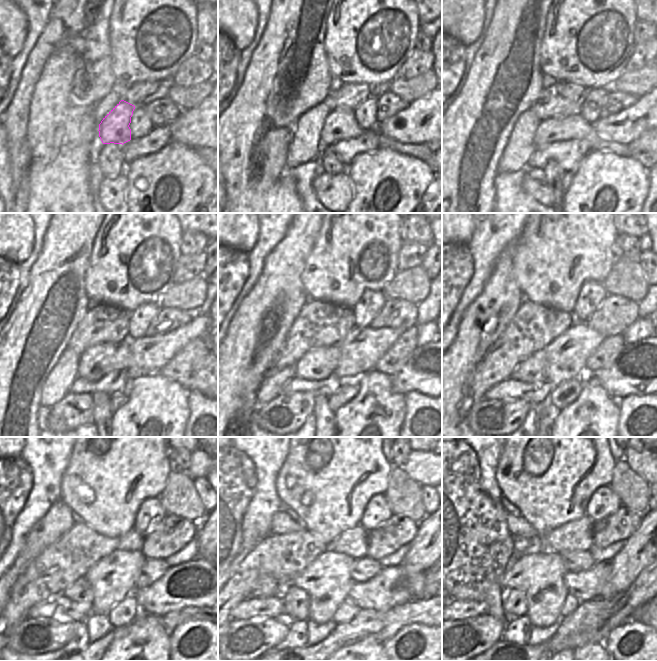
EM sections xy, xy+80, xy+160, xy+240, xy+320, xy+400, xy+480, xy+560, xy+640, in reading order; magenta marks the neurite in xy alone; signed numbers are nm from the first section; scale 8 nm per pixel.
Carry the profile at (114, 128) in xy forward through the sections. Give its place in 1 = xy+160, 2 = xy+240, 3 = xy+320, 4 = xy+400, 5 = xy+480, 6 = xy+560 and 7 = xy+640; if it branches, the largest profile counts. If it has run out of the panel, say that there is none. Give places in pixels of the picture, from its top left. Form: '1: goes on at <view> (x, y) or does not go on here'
1: goes on at xy+160 (551, 130)
2: goes on at xy+240 (97, 361)
3: goes on at xy+320 (319, 363)
4: goes on at xy+400 (534, 369)
5: goes on at xy+480 (81, 592)
6: goes on at xy+560 (296, 600)
7: goes on at xy+640 (515, 601)

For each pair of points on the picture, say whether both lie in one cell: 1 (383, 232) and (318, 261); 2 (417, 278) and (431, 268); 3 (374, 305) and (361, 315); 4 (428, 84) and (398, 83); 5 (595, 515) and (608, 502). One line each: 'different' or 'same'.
1: same
2: different
3: same
4: same
5: same

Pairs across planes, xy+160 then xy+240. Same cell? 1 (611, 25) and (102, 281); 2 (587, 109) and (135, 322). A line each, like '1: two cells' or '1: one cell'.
1: one cell
2: one cell

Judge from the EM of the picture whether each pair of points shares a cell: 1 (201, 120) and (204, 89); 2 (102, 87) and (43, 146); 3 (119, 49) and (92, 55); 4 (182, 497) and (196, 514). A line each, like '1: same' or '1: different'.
1: different
2: different
3: different
4: same

